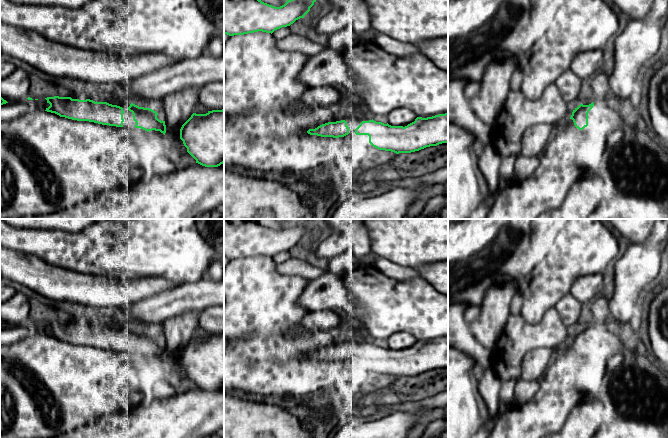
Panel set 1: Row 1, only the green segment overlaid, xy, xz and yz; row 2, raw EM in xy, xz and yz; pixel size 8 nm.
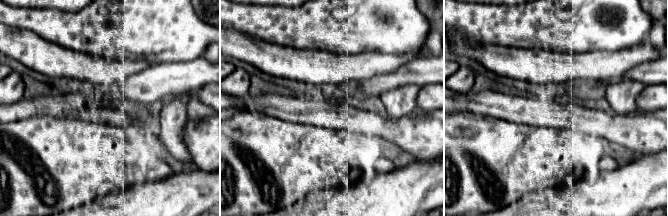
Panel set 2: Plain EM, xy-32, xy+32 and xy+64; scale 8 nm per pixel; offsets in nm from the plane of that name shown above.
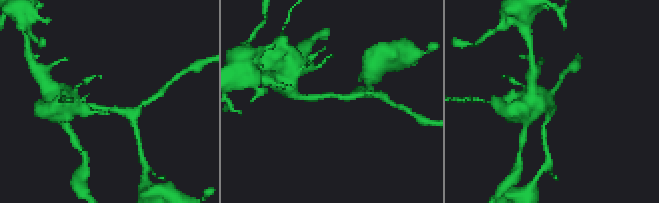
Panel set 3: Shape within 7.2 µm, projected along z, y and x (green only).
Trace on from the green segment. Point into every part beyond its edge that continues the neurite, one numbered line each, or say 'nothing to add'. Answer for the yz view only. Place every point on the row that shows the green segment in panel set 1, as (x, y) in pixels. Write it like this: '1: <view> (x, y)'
nothing to add

